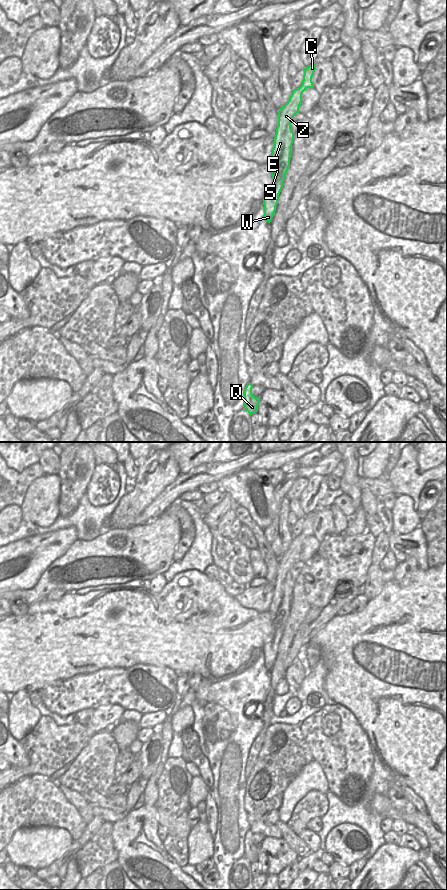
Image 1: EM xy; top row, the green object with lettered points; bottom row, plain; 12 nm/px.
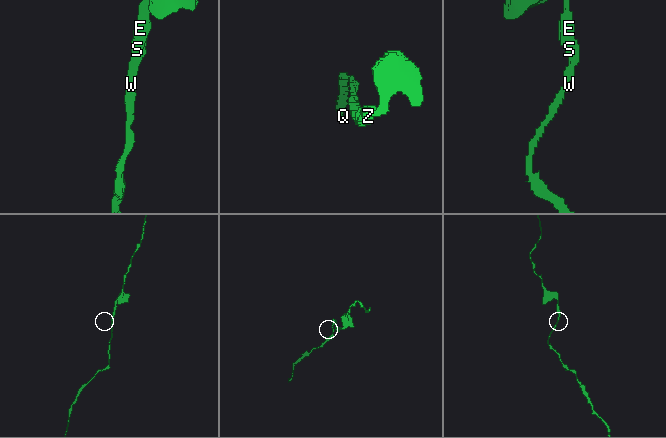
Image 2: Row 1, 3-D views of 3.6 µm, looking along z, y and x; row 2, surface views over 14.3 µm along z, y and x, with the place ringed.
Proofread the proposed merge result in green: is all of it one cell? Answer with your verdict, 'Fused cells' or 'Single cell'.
Single cell

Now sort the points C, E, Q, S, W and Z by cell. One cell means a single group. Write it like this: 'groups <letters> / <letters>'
groups C E Q S W Z

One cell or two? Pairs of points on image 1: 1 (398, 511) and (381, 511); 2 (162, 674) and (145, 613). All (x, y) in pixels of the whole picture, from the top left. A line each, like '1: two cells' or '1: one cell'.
1: two cells
2: two cells

